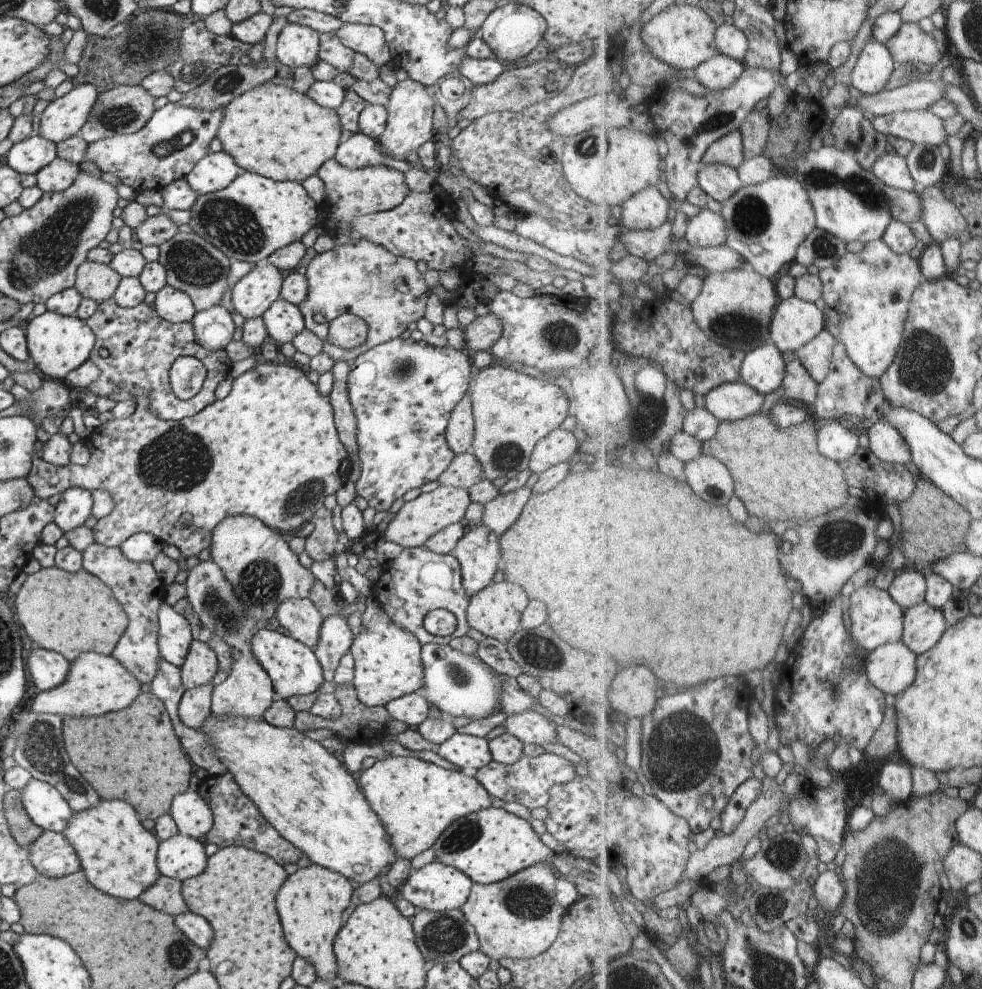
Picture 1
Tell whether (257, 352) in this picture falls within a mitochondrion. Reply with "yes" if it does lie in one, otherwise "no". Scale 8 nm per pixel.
no

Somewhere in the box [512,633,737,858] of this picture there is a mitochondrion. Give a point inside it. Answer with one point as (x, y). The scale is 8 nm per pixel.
(688, 750)

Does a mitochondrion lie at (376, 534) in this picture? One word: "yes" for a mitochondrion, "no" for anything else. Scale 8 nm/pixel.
no

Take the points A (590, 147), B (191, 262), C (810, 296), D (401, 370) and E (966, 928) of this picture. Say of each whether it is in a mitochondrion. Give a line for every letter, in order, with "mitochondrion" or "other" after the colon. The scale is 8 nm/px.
A: mitochondrion
B: mitochondrion
C: other
D: mitochondrion
E: mitochondrion

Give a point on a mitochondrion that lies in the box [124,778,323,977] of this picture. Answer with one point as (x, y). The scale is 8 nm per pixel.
(181, 954)

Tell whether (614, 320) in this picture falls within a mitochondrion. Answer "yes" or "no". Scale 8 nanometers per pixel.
no

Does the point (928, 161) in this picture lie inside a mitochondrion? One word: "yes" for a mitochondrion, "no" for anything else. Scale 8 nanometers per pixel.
yes

